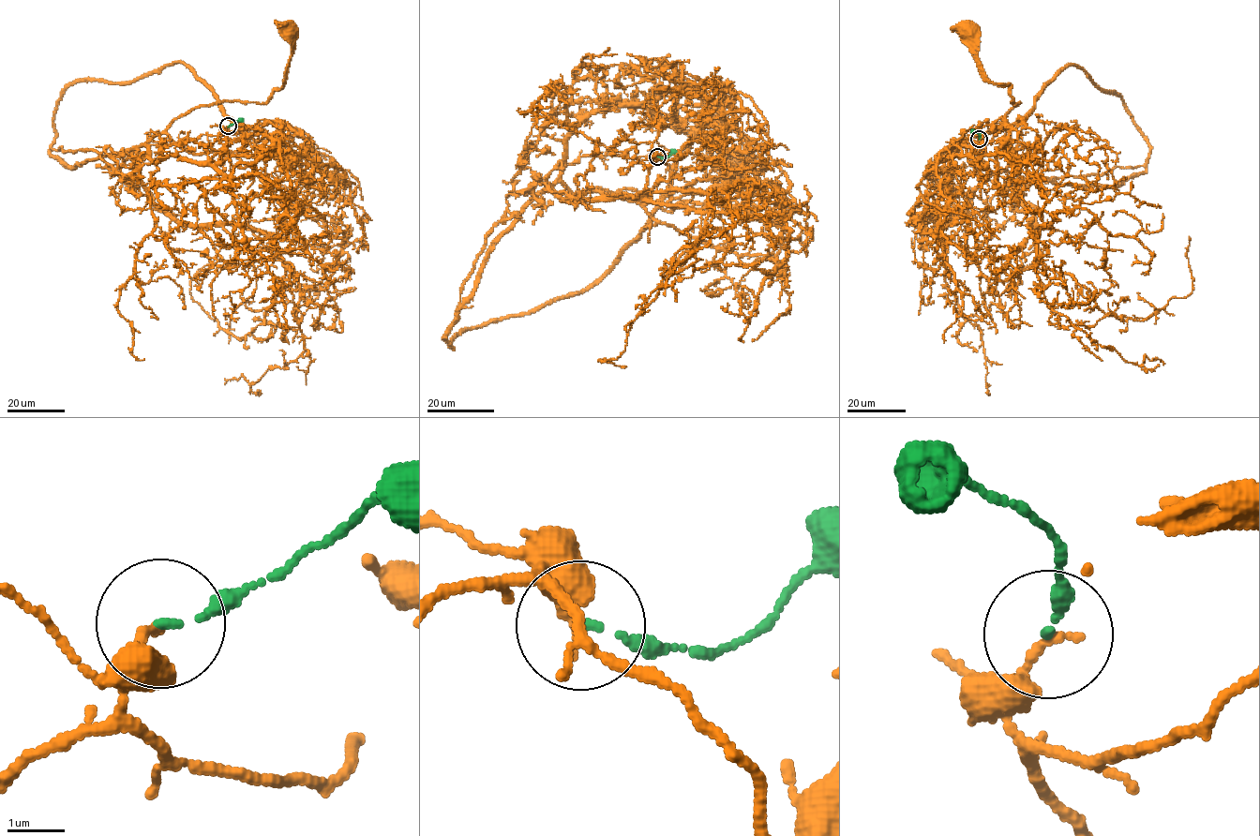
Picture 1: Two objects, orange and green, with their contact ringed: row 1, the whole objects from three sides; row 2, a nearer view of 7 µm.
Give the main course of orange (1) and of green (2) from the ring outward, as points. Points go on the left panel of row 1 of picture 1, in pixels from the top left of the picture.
1: (227, 126), (217, 135), (145, 143), (198, 107), (226, 101), (263, 103), (286, 79), (292, 53), (290, 29)
2: (228, 126), (242, 120)

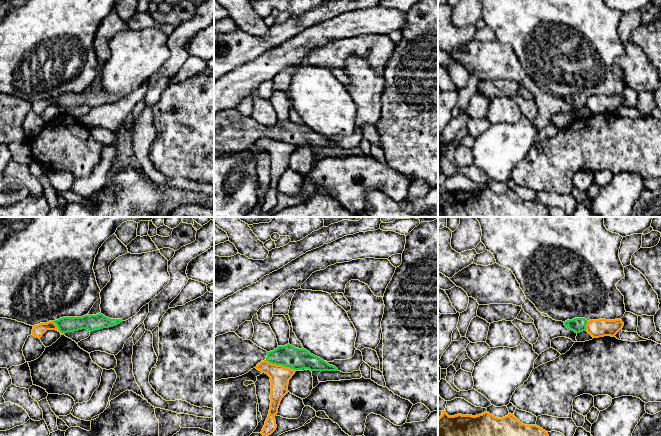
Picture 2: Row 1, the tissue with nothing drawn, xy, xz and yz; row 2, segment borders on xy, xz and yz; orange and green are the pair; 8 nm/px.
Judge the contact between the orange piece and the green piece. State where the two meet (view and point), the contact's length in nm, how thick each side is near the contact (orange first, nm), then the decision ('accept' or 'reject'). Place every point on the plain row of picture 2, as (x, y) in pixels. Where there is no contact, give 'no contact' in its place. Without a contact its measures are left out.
contact xz (281, 141); length 260 nm; calibres 160 and 180 nm; reject

